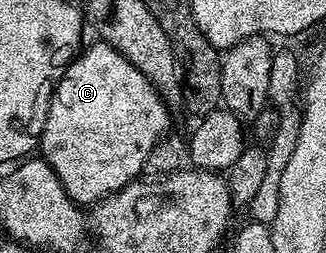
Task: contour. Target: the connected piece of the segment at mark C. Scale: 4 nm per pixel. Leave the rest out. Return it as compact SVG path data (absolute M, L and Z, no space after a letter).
M93 42L88 48L89 45L65 68L60 80L52 85L43 112L45 125L39 141L40 155L51 166L69 198L81 206L92 205L127 186L130 179L144 169L151 150L161 143L169 128L169 108L159 97L153 96L159 92L158 85L151 83L110 44Z

